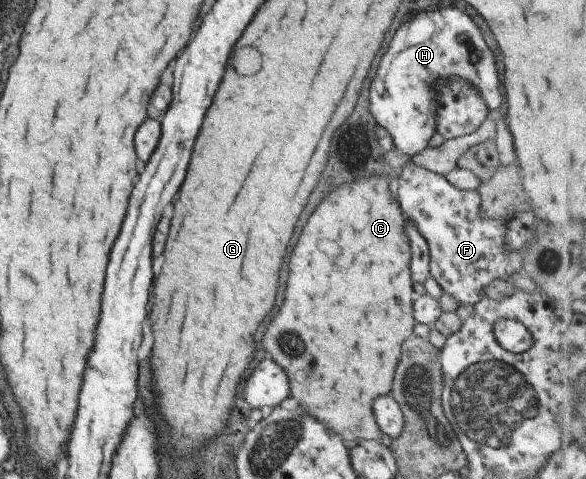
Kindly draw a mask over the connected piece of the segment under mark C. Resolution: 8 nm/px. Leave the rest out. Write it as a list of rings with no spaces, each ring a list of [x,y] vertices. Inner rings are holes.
[[[376,173],[370,178],[360,178],[356,182],[346,182],[340,188],[334,188],[328,198],[324,198],[320,202],[320,206],[314,210],[314,214],[308,218],[294,250],[290,256],[290,276],[288,276],[288,288],[286,288],[286,298],[282,302],[282,308],[278,310],[276,318],[270,322],[270,326],[266,328],[264,334],[264,348],[268,352],[272,352],[272,358],[284,368],[288,370],[290,376],[290,396],[298,398],[299,408],[304,409],[307,413],[312,414],[324,425],[330,427],[335,433],[338,433],[346,444],[348,450],[352,450],[358,441],[368,438],[375,438],[381,441],[383,432],[380,430],[378,423],[374,420],[372,414],[372,400],[378,396],[384,396],[390,392],[392,388],[392,380],[394,380],[394,370],[398,366],[400,360],[400,350],[404,340],[408,340],[412,336],[412,328],[414,328],[414,312],[412,312],[412,280],[410,280],[410,258],[412,258],[412,250],[408,246],[409,238],[404,230],[407,219],[401,211],[401,206],[395,198],[392,198],[388,185],[390,180],[385,174]]]

